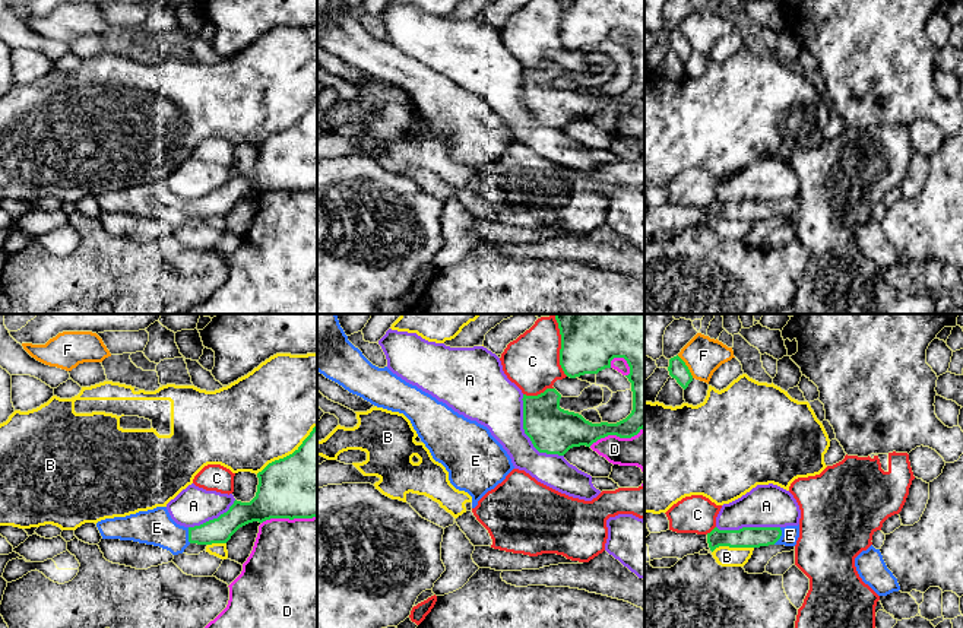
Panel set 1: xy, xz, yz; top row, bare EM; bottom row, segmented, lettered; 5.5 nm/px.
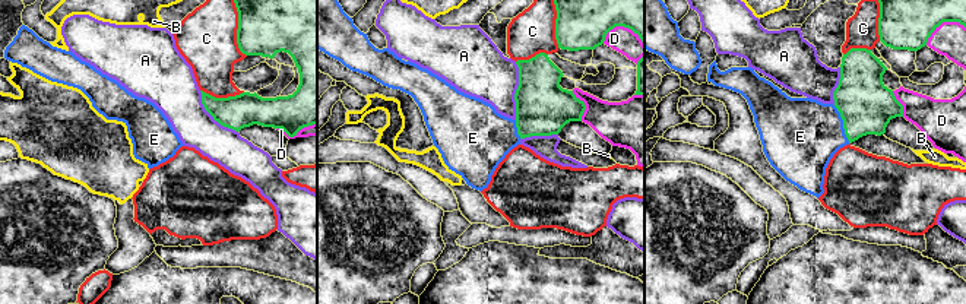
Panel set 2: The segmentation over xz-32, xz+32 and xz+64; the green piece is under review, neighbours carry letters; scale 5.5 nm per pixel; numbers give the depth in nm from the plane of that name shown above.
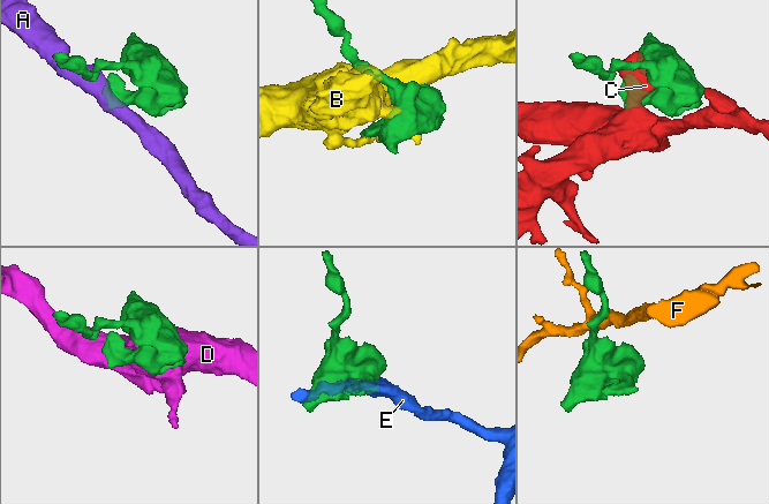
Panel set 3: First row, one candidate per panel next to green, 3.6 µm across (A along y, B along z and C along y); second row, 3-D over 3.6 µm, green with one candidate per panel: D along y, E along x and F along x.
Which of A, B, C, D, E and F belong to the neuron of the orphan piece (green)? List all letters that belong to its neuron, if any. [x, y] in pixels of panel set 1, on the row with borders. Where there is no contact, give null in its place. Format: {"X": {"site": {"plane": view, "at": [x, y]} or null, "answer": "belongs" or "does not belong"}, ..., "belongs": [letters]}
{"A": {"site": {"plane": "xz", "at": [526, 434]}, "answer": "does not belong"}, "B": {"site": {"plane": "xy", "at": [287, 456]}, "answer": "does not belong"}, "C": {"site": {"plane": "xz", "at": [561, 346]}, "answer": "does not belong"}, "D": {"site": {"plane": "xz", "at": [615, 434]}, "answer": "does not belong"}, "E": {"site": {"plane": "yz", "at": [781, 535]}, "answer": "belongs"}, "F": {"site": {"plane": "yz", "at": [687, 367]}, "answer": "does not belong"}, "belongs": ["E"]}

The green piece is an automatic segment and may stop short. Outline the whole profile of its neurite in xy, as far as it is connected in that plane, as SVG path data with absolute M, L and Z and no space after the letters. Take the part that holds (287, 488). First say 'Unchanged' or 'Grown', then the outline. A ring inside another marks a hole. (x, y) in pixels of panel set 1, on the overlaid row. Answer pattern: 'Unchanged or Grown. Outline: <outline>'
Grown. Outline: M317 426L313 428L310 435L292 454L269 463L257 473L257 478L257 492L250 502L235 499L227 513L200 526L180 526L171 518L167 507L156 507L126 517L101 520L96 523L96 527L102 539L133 540L159 546L172 555L178 555L183 554L190 543L227 543L240 527L253 521L263 523L270 518L294 520L317 517Z

